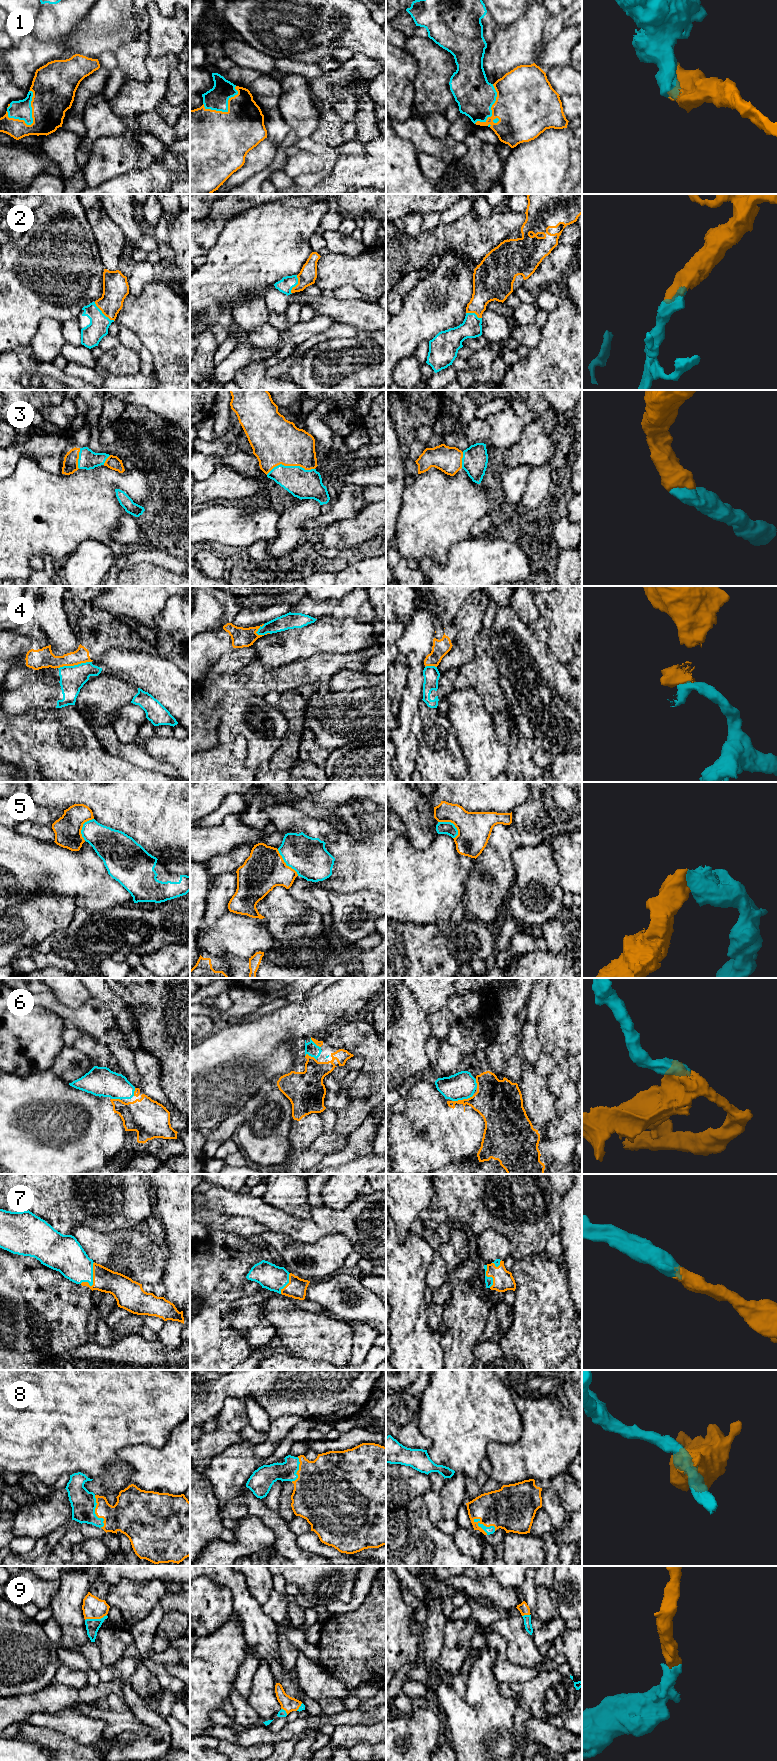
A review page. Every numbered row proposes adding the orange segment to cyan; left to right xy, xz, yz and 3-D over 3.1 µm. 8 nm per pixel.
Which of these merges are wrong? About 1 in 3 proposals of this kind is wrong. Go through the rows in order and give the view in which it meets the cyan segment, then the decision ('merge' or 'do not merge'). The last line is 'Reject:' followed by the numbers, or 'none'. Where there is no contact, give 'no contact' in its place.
1: meets cyan in xy; merge
2: meets cyan in xy; merge
3: meets cyan in xz; merge
4: meets cyan in xy; do not merge
5: meets cyan in yz; do not merge
6: meets cyan in yz; merge
7: meets cyan in xy; merge
8: meets cyan in yz; merge
9: meets cyan in xy; merge
Reject: 4, 5

